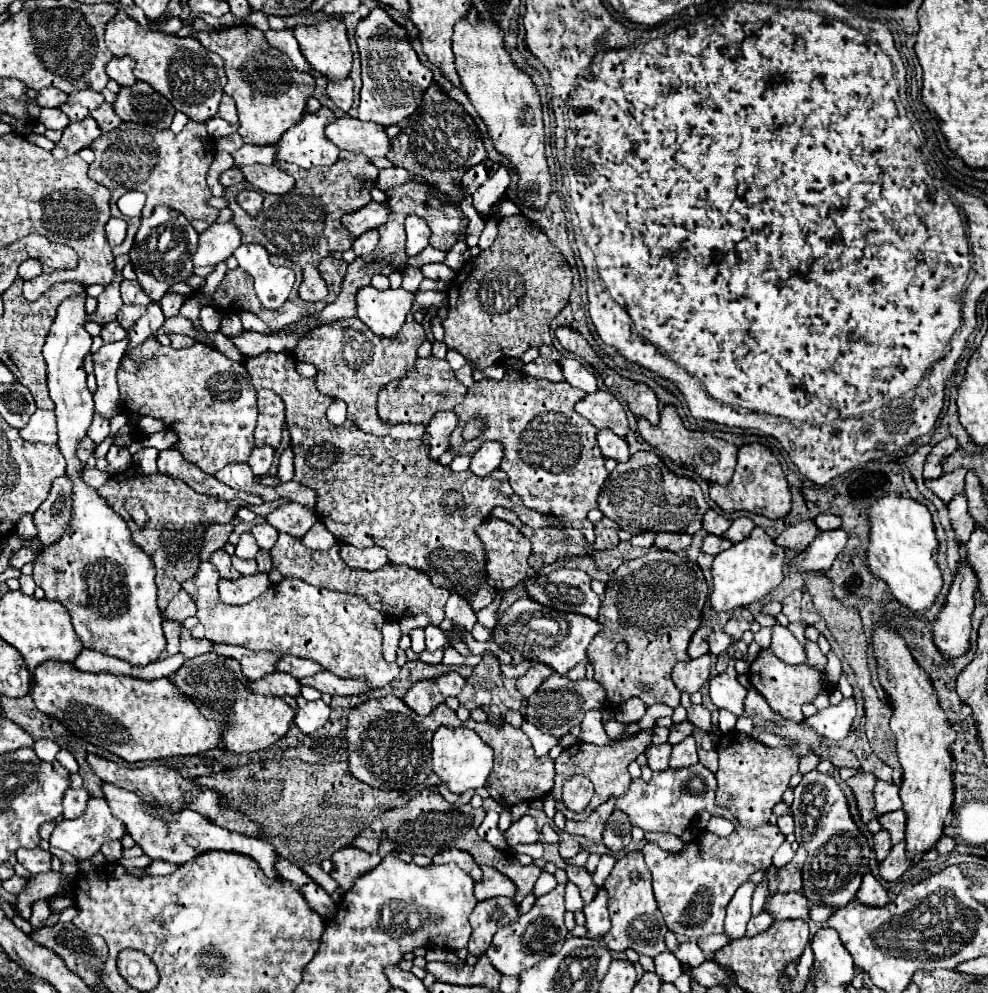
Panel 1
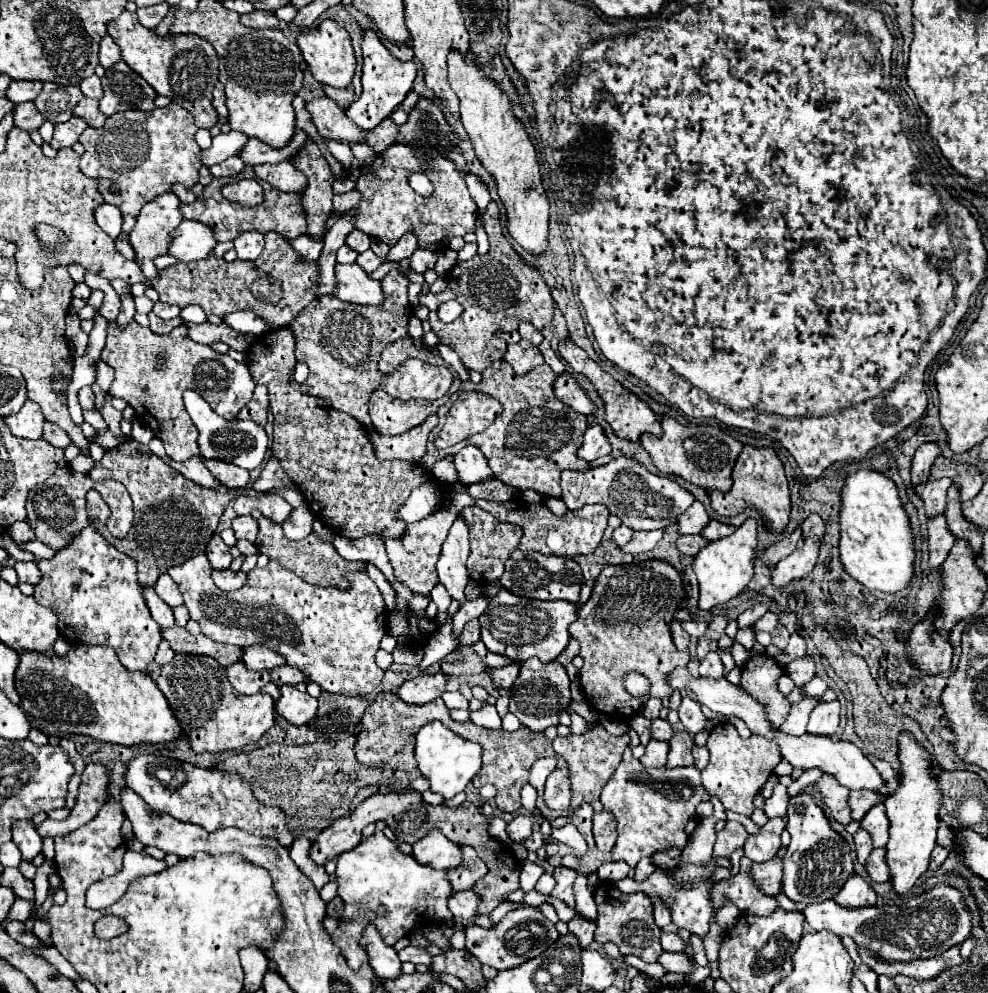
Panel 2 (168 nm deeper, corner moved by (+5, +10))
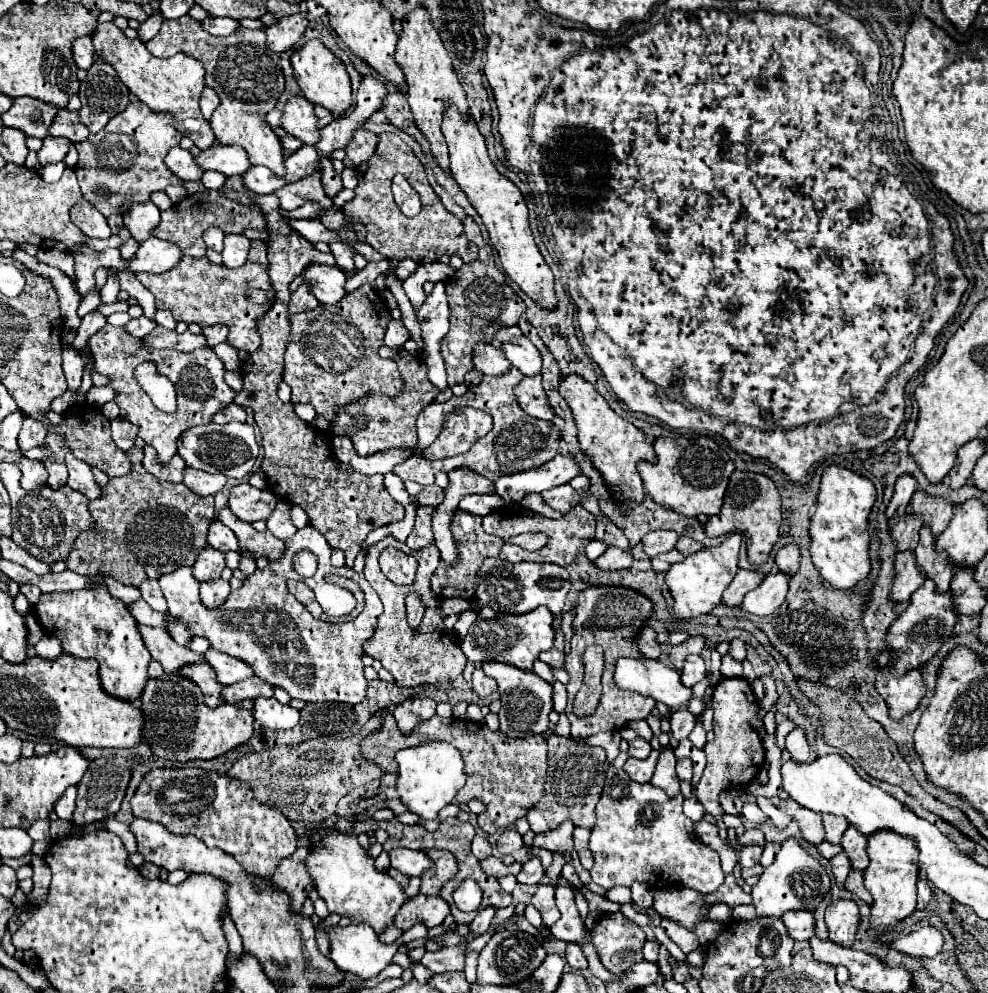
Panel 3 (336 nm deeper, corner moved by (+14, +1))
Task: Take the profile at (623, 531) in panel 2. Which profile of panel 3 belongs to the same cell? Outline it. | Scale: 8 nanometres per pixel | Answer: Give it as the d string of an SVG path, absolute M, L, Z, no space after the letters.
M591 540L587 546L585 546L585 556L593 562L593 560L597 560L597 556L601 556L603 552L605 552L605 544L603 542L599 542L599 540Z

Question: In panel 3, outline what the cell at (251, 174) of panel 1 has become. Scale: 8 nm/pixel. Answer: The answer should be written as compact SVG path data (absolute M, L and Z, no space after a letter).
M313 172L313 176L305 176L297 182L285 184L281 190L275 192L275 196L281 200L281 208L285 210L295 210L301 208L305 202L317 202L321 212L313 218L321 218L323 212L327 212L333 206L333 200L325 196L323 184L321 184L321 174Z

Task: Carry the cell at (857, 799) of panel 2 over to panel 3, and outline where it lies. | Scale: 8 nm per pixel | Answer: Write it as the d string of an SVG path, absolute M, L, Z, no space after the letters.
M823 814L823 828L825 828L823 840L825 840L825 842L831 842L831 844L839 844L841 834L845 832L847 824L845 824L845 820L841 820L841 816Z

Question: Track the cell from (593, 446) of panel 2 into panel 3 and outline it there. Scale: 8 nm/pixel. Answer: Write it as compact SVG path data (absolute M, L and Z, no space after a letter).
M571 454L555 456L547 464L515 474L501 476L495 482L497 494L505 500L505 504L519 504L527 494L541 494L543 490L567 484L571 478L579 474L579 468Z

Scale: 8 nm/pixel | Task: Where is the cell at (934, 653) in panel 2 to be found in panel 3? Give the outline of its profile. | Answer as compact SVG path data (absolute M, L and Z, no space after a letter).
M883 668L881 674L877 674L873 686L885 700L889 708L889 716L893 720L901 720L903 716L913 712L925 694L921 670L907 672L901 678L891 678L889 668Z

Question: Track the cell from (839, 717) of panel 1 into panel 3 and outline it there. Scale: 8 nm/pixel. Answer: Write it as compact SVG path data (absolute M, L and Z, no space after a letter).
M791 730L785 738L785 748L791 756L793 762L797 764L803 764L803 762L811 762L813 760L813 752L811 752L811 746L809 746L809 740L805 736L803 730Z

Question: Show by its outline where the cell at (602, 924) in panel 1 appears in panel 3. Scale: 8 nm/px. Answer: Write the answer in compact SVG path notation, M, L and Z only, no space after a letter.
M567 944L567 952L565 952L565 960L571 966L571 970L585 970L587 968L587 960L583 950L577 944Z

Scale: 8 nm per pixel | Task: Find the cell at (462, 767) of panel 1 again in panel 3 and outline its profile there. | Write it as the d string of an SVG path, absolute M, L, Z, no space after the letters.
M429 742L417 748L405 748L395 754L399 764L397 772L397 794L409 812L417 814L421 820L437 818L437 812L453 802L457 790L465 784L463 760L457 748L445 742Z

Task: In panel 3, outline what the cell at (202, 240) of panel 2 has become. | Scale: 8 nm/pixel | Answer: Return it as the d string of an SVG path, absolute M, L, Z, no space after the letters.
M149 238L139 244L139 250L135 258L127 264L127 270L133 274L139 272L151 272L151 274L161 274L173 268L181 260L181 250L165 240L155 240Z

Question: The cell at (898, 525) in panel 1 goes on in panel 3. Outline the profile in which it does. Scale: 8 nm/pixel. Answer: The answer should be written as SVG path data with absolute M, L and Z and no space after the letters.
M831 464L823 470L817 494L817 508L811 516L811 560L821 576L835 588L853 588L869 574L869 532L867 516L875 502L875 486L869 478L859 476L843 466Z

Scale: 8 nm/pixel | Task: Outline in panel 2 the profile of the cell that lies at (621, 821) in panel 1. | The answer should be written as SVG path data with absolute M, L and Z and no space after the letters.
M610 811L596 813L592 819L592 833L600 851L608 853L616 843L616 819Z

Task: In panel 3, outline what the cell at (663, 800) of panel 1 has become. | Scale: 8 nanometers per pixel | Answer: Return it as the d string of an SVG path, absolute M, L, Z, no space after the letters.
M609 766L607 770L607 780L597 802L597 824L591 830L589 850L595 858L595 864L591 868L591 880L603 890L611 890L615 886L631 888L633 882L643 882L649 884L649 888L667 888L679 884L683 888L709 894L715 892L725 878L717 852L705 846L695 836L695 824L683 814L683 796L679 794L677 798L669 800L665 792L659 792L659 788L627 780L627 774L613 766Z

